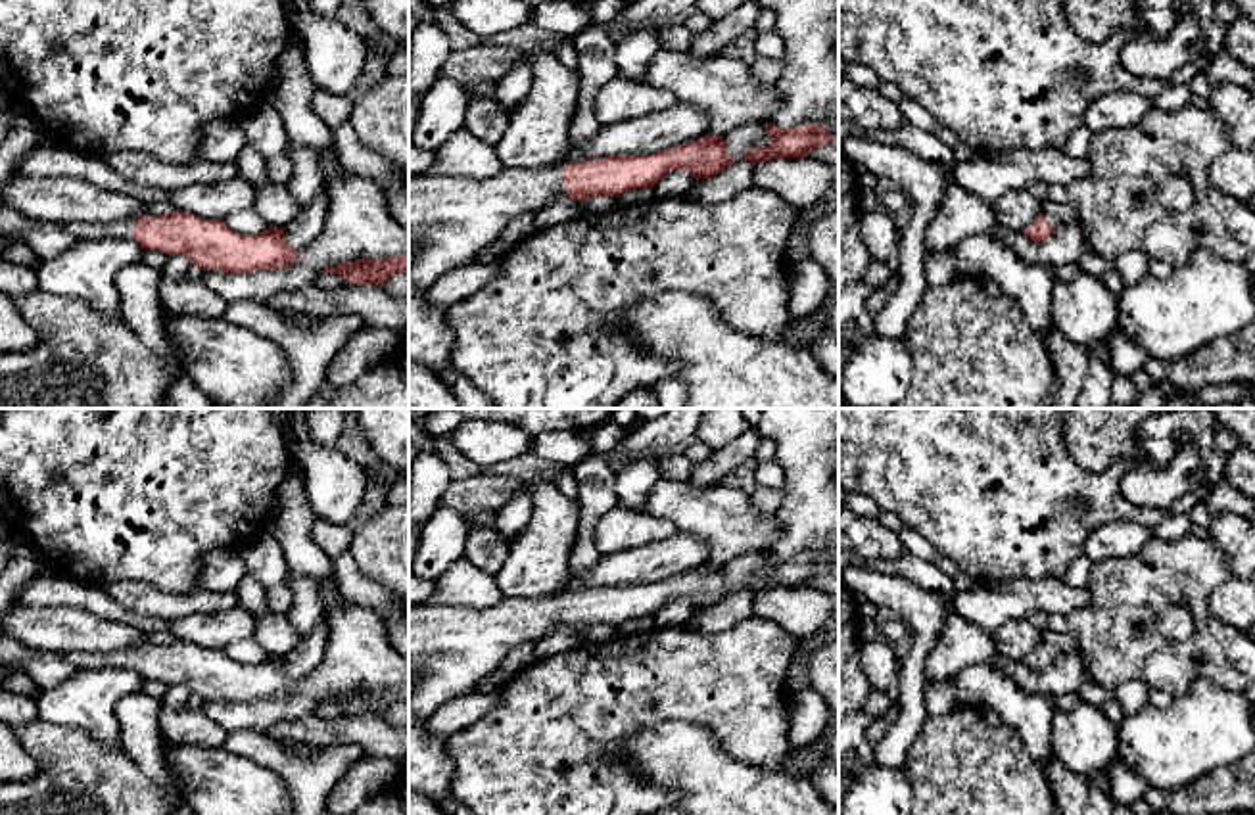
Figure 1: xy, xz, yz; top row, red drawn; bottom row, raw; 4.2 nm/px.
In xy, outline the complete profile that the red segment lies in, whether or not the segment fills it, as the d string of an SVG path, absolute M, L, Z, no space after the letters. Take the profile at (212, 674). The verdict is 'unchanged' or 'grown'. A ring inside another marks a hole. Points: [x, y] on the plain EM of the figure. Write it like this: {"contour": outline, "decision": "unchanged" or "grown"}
{"contour": "M188 640L142 644L136 648L100 652L63 652L75 669L132 667L144 679L167 685L186 685L203 700L251 702L292 696L301 679L288 675L284 658L265 658L257 664L234 662L225 650L201 648Z", "decision": "grown"}

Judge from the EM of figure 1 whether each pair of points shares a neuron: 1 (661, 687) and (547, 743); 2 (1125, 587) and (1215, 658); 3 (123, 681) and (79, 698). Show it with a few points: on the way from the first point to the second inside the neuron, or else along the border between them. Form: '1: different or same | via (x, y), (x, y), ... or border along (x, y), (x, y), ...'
1: same | via (632, 687), (615, 700), (590, 700), (576, 714)
2: same | via (1140, 614), (1148, 631), (1167, 651), (1188, 651)
3: same | via (112, 683), (91, 693)

